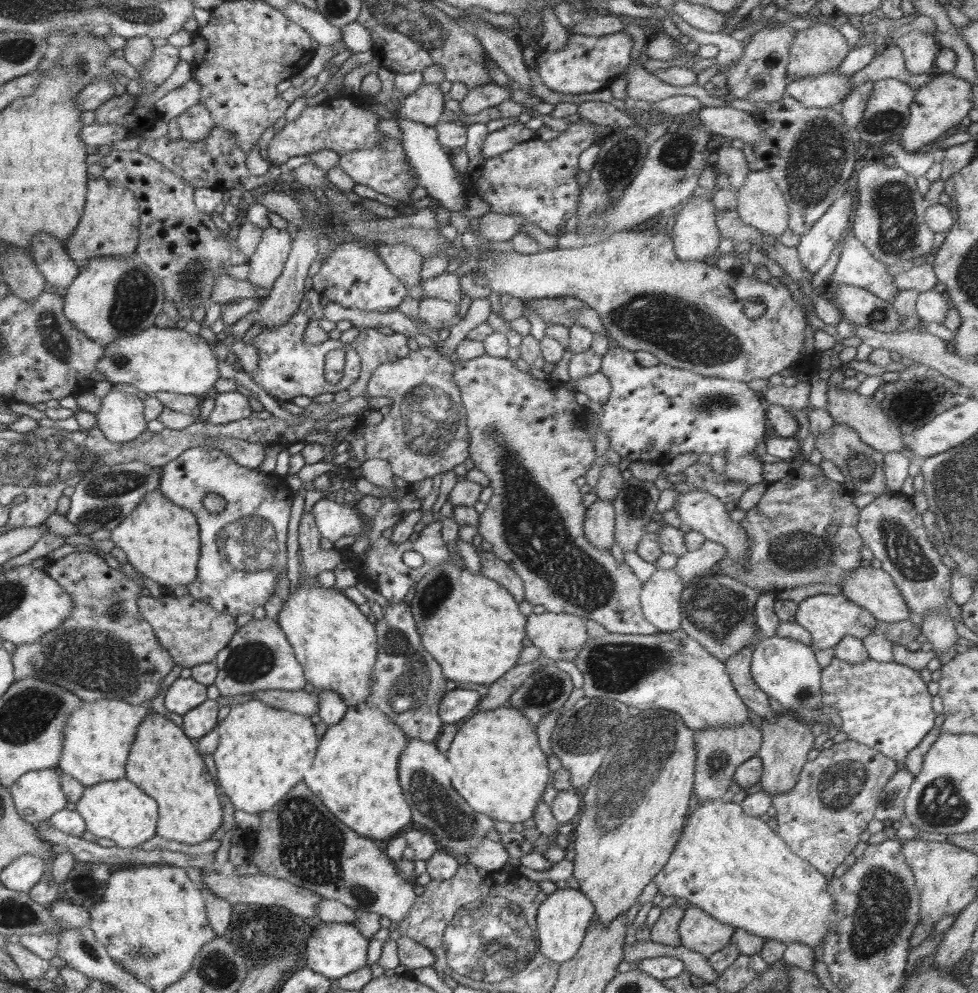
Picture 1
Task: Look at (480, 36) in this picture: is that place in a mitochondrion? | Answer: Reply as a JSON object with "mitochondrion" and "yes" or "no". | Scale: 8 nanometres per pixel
{"mitochondrion":"no"}

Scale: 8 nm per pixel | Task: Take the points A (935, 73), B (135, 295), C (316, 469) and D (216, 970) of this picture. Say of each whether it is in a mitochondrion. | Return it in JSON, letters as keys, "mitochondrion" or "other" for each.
{"A":"other","B":"mitochondrion","C":"other","D":"mitochondrion"}

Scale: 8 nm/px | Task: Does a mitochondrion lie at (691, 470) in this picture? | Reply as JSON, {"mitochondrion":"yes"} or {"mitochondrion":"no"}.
{"mitochondrion":"no"}

